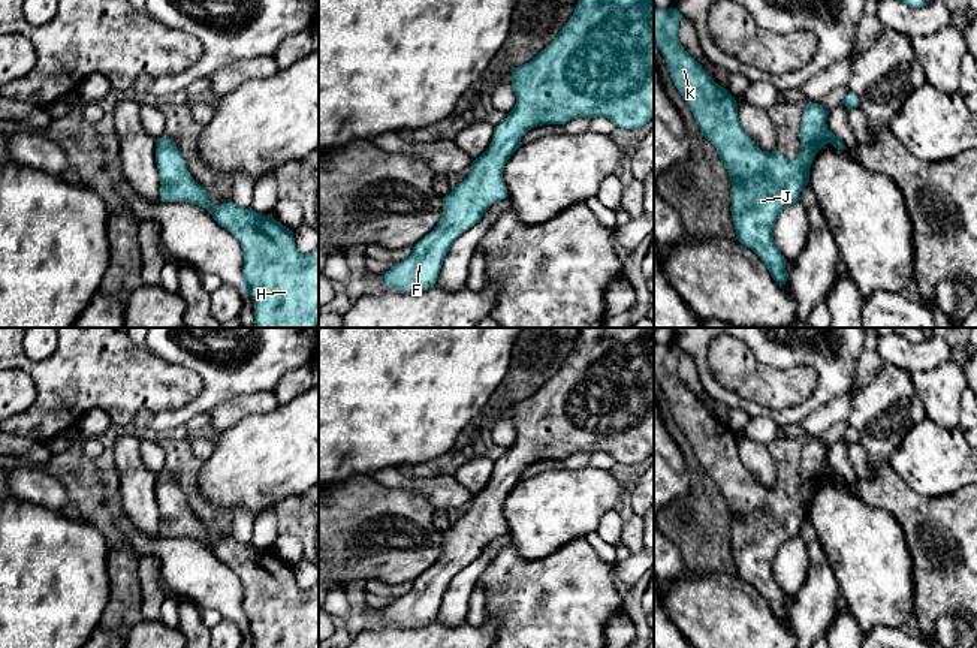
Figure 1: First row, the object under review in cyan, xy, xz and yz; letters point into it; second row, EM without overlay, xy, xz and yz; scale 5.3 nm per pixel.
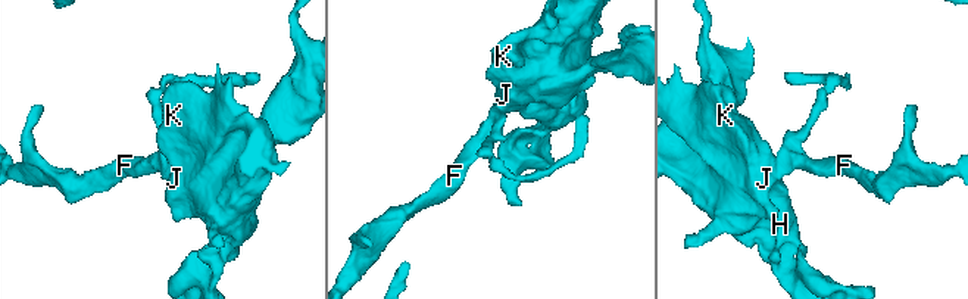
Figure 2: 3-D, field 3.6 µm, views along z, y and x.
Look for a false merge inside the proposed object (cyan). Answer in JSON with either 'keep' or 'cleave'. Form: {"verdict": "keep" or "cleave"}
{"verdict": "keep"}

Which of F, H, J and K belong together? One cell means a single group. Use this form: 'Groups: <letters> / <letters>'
Groups: F H J K

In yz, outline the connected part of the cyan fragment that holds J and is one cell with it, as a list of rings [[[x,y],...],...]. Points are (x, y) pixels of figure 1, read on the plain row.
[[[654,343],[654,376],[660,383],[672,416],[690,441],[702,468],[717,483],[732,516],[732,557],[736,566],[736,575],[751,584],[768,602],[772,614],[784,621],[788,609],[785,606],[785,593],[774,578],[772,563],[780,548],[788,540],[800,536],[803,521],[809,518],[809,503],[815,489],[826,480],[832,479],[838,485],[847,485],[826,459],[829,446],[818,438],[809,437],[800,455],[800,486],[790,497],[780,486],[762,486],[744,465],[738,452],[738,438],[727,424],[718,421],[681,380],[678,362],[682,349],[675,344]]]

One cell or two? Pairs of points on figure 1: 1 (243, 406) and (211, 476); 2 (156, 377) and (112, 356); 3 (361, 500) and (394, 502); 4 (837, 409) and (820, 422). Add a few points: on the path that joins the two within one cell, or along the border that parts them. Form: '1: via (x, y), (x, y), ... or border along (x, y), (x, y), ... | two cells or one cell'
1: border along (268, 410), (246, 415), (220, 436) | two cells
2: via (145, 377), (133, 377), (123, 367) | one cell
3: via (368, 502), (386, 502) | one cell
4: via (832, 413), (825, 418) | one cell

